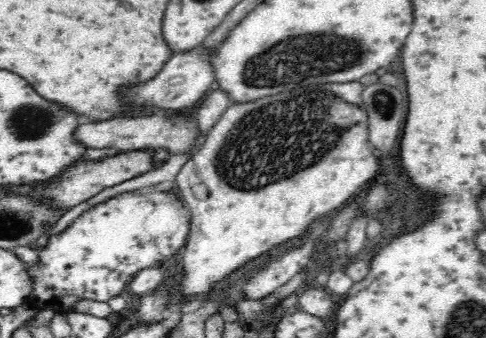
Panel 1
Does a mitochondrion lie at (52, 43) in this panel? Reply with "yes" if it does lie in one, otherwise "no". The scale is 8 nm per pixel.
no

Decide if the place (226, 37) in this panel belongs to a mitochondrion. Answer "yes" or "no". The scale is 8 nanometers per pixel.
no

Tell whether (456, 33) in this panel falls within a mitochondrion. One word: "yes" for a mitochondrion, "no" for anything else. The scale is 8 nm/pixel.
no

